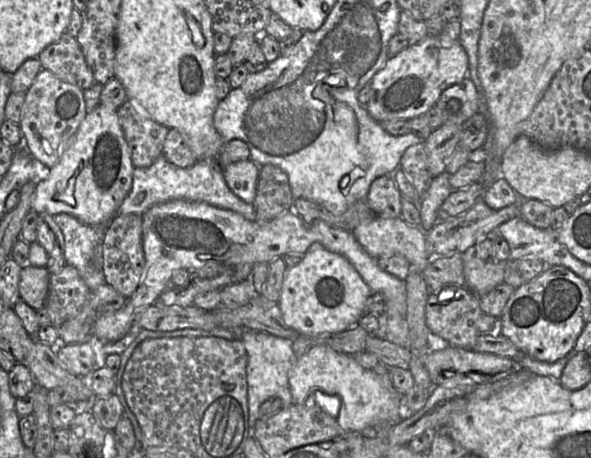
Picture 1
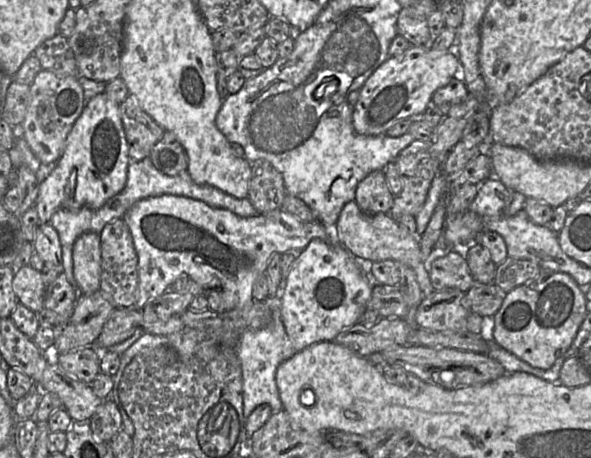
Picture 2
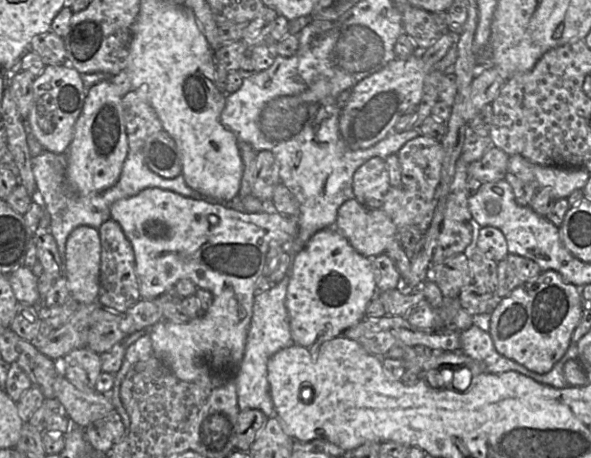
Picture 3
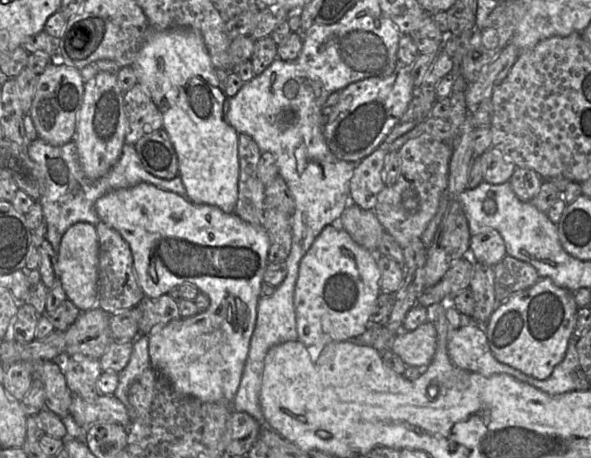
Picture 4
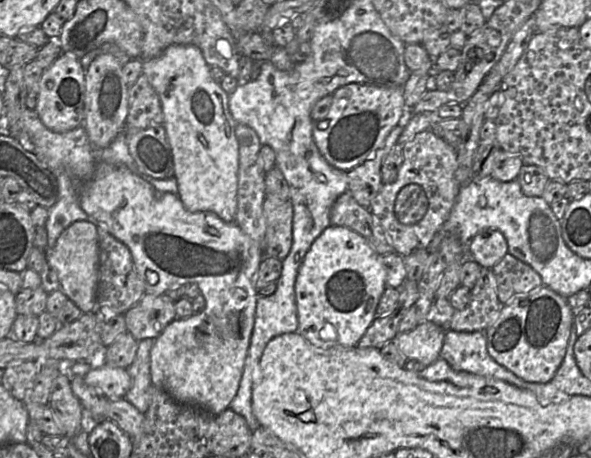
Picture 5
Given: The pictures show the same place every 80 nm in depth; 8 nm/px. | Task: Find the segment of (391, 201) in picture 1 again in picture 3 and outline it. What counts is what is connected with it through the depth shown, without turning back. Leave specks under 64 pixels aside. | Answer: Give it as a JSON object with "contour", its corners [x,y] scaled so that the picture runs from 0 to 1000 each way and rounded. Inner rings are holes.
{"contour":[[[646,345],[624,347],[599,378],[599,434],[621,456],[646,456],[658,410],[657,371]]]}

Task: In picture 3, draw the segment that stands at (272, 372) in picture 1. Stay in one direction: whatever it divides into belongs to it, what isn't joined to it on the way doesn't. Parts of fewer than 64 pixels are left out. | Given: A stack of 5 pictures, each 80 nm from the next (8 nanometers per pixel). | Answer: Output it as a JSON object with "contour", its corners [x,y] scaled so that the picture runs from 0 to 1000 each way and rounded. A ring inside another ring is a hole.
{"contour":[[[491,594],[457,633],[431,646],[413,777],[396,812],[406,897],[435,893],[453,913],[467,913],[452,825],[452,795],[455,784],[470,766],[499,753],[494,742],[487,681],[482,668],[489,611]]]}

